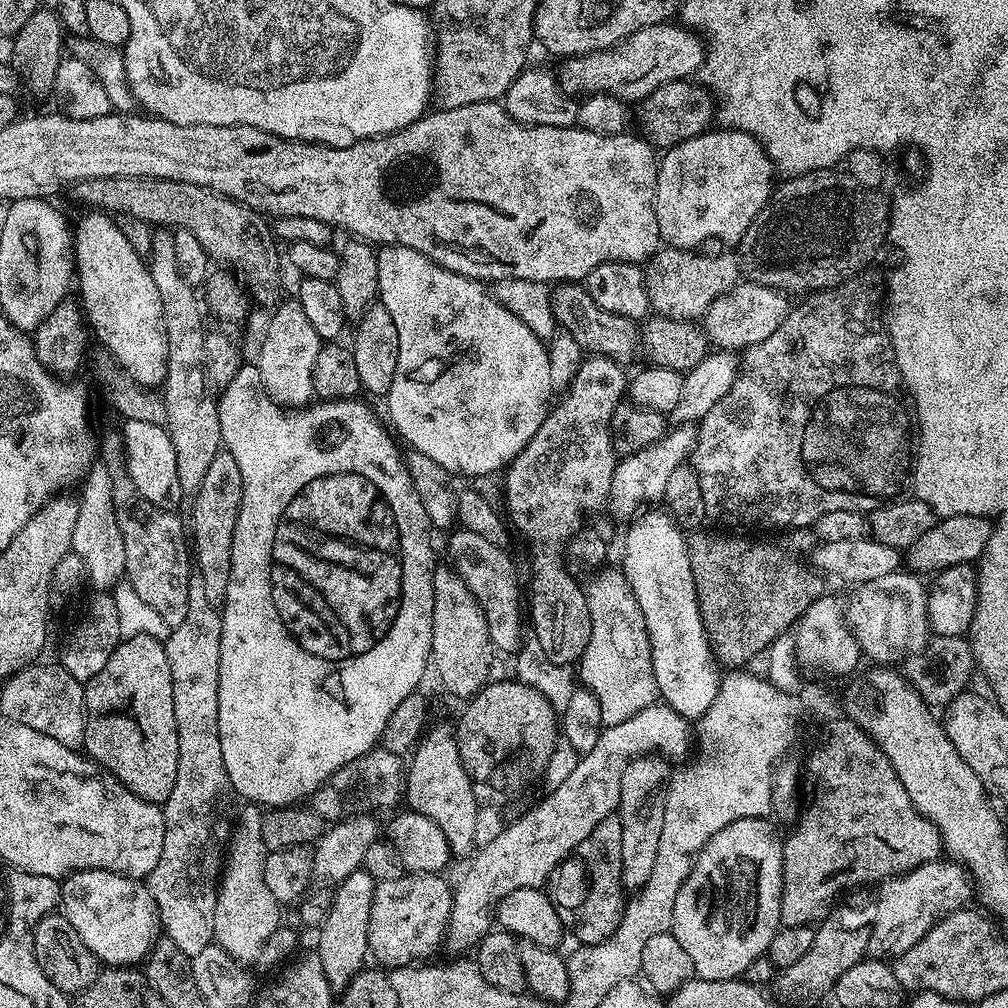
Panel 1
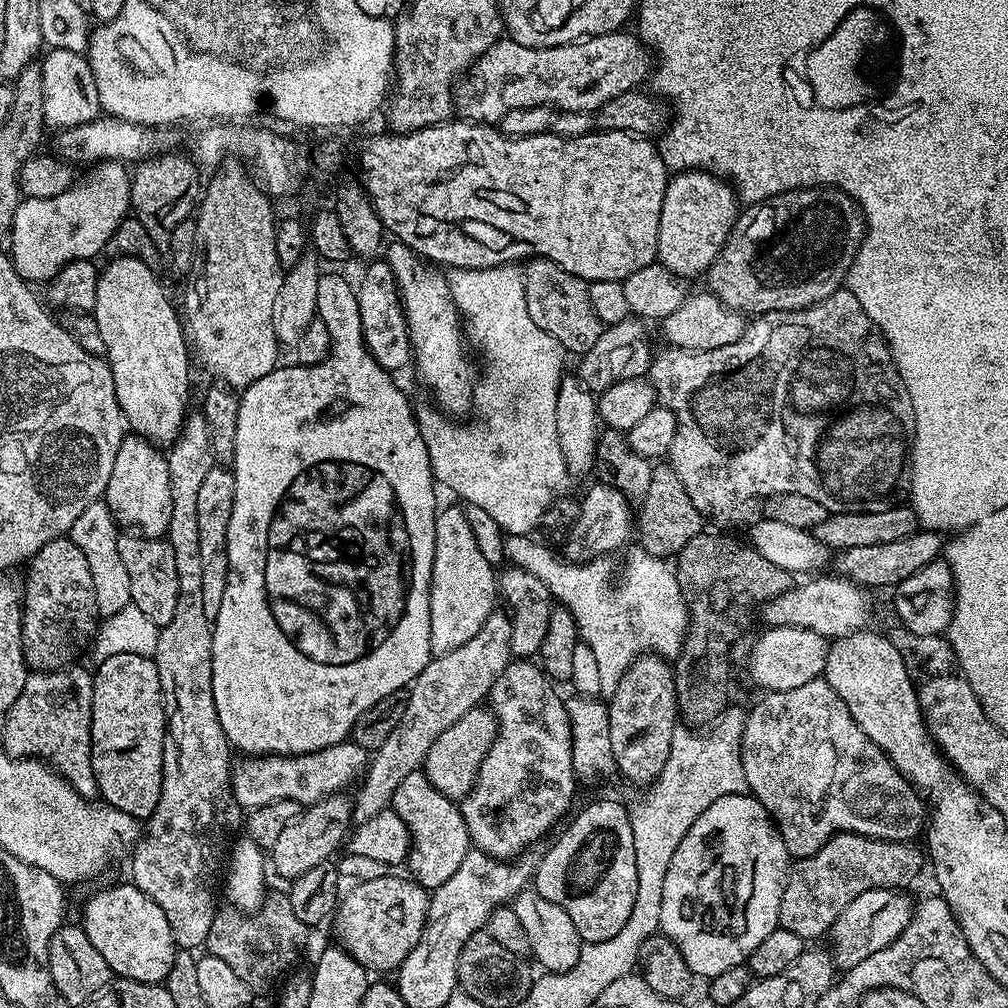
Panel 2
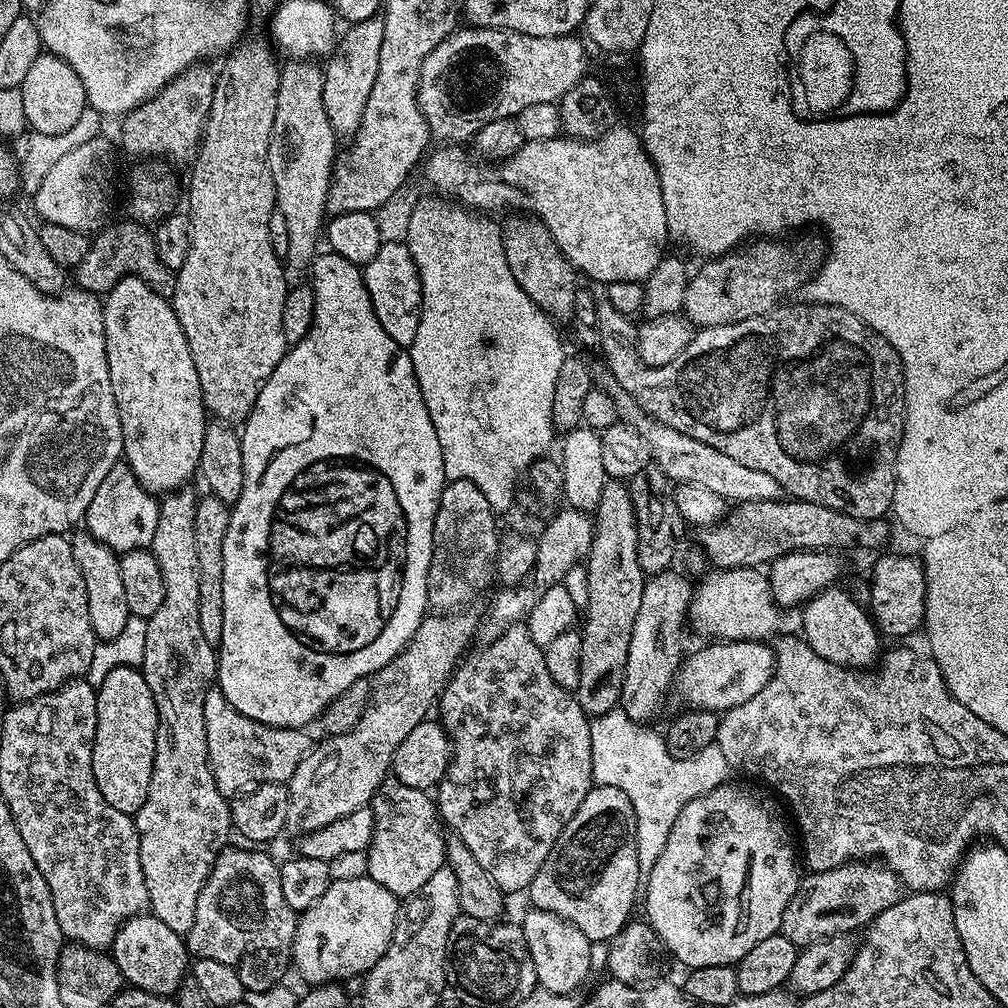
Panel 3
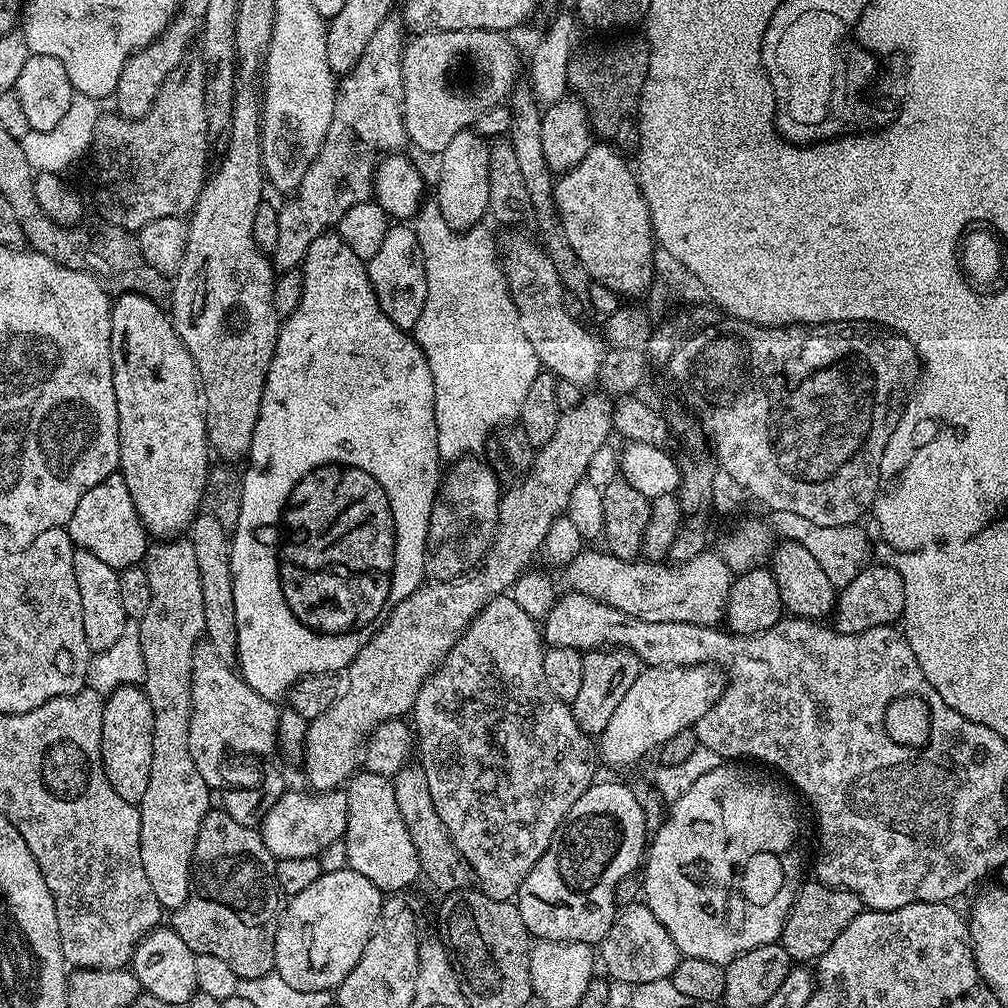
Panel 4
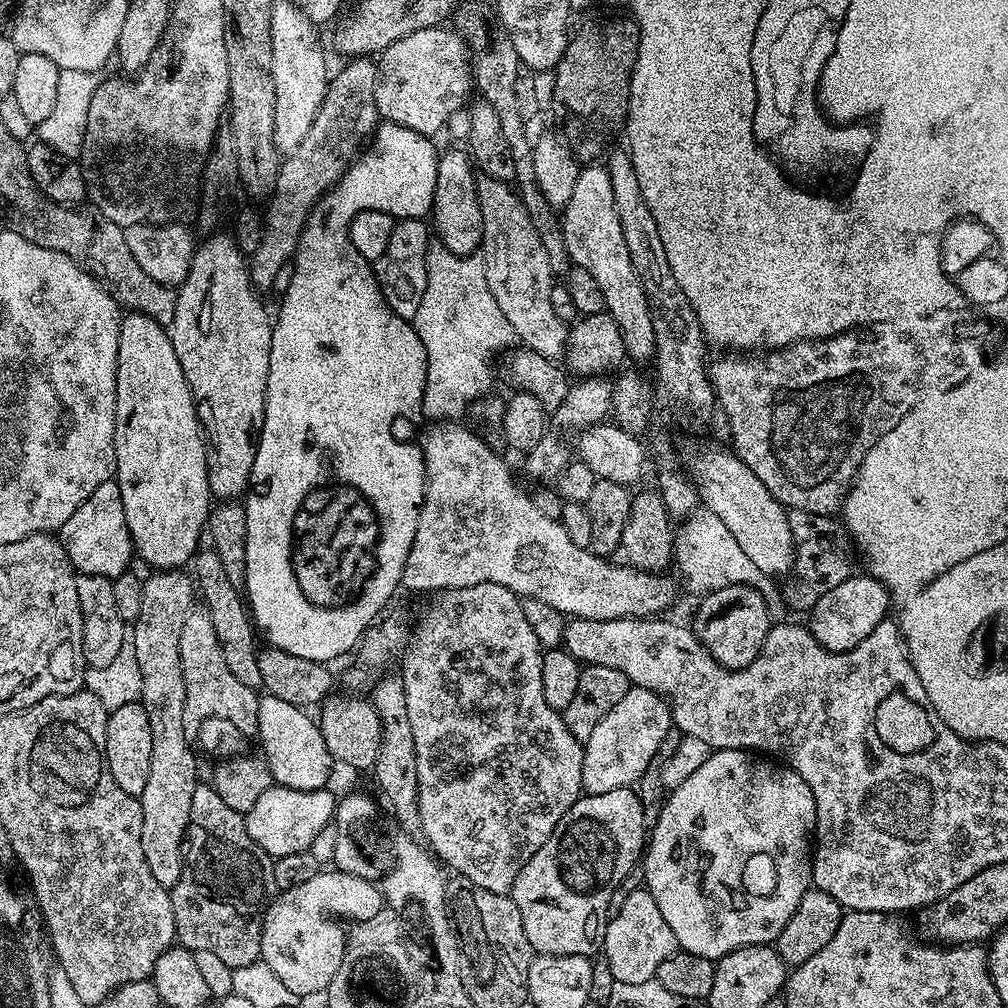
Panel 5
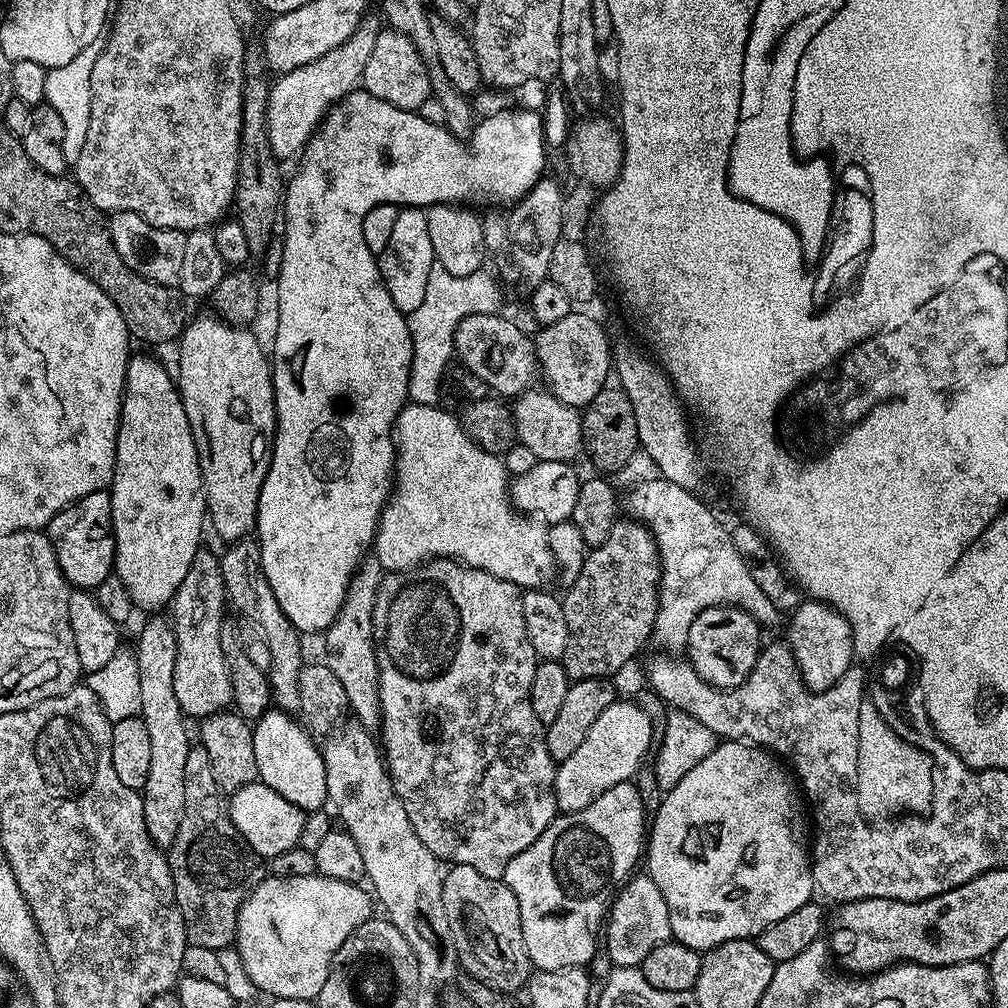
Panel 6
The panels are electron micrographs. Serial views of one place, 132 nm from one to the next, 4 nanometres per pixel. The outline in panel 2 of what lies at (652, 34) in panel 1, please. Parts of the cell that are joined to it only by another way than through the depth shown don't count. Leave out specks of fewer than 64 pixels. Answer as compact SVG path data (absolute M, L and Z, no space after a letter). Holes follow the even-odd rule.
M603 32L601 36L585 36L573 44L563 44L553 48L531 48L522 46L517 40L501 38L490 45L481 56L455 81L452 89L452 102L455 111L463 119L475 120L478 124L499 125L500 119L510 110L530 106L551 106L562 112L595 113L606 102L622 94L633 91L640 83L647 81L654 60L639 35L618 32Z

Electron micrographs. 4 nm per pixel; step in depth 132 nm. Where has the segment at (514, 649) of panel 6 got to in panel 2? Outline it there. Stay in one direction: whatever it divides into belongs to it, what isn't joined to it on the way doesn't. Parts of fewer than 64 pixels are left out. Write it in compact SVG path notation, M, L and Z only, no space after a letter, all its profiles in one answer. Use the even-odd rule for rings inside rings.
M516 658L509 662L506 666L506 670L494 682L494 686L490 693L490 701L492 700L492 704L490 703L490 710L496 715L498 721L496 737L490 746L490 750L486 754L486 758L482 762L482 766L478 770L476 785L472 787L468 796L459 801L459 805L460 813L466 822L466 830L470 834L472 844L475 845L475 847L481 848L486 855L492 856L495 860L511 860L519 857L521 854L527 853L529 849L531 849L528 848L531 844L538 843L560 819L563 821L565 817L573 811L572 799L576 796L576 783L578 783L578 777L574 770L574 762L572 761L572 722L568 718L568 709L565 701L563 699L560 701L559 694L556 693L552 687L554 687L553 681L549 679L539 663L533 662L528 658Z

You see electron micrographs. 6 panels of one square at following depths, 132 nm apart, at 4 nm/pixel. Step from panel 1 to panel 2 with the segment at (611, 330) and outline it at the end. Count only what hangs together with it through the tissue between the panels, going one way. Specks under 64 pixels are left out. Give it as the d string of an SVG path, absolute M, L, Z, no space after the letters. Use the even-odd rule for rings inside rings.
M533 256L523 265L524 293L526 294L526 310L530 310L530 318L542 326L546 334L558 338L565 353L582 354L598 342L605 325L601 324L598 314L590 307L588 281L562 270L560 264L550 262L541 256Z

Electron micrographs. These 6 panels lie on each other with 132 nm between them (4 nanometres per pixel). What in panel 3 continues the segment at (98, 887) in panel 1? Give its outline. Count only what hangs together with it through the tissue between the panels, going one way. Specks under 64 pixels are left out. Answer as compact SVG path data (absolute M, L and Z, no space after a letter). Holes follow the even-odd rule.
M151 914L131 916L118 930L110 955L131 987L153 992L156 996L171 997L179 992L190 968L190 953L186 947L185 937L170 930L166 922Z

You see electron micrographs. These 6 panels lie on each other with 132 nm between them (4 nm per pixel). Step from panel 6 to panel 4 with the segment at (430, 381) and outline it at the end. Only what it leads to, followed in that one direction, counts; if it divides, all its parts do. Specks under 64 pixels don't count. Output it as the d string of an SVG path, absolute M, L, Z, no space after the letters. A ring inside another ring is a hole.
M435 202L421 203L420 211L414 217L414 227L418 234L418 246L422 246L422 258L426 262L426 306L422 306L422 314L418 314L418 322L414 329L414 339L417 346L426 354L426 362L430 362L430 374L434 378L434 418L438 426L440 459L444 462L460 462L469 454L479 453L476 451L484 443L489 443L493 433L503 429L503 424L506 424L505 426L511 425L519 417L522 404L526 402L526 396L530 394L530 388L534 386L534 380L538 378L542 365L538 354L534 354L534 346L530 346L530 338L526 338L526 330L522 330L518 306L514 306L514 298L508 289L508 279L504 277L502 252L498 247L498 240L495 240L484 229L484 226L463 230L453 228L448 219L442 214L439 205Z

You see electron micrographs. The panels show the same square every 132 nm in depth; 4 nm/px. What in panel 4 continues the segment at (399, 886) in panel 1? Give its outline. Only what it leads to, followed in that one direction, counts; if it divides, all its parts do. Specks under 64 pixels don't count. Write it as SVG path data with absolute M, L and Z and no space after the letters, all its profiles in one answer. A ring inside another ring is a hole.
M352 868L321 872L318 882L283 905L276 924L274 972L295 990L339 988L346 974L358 966L358 958L362 958L362 950L366 950L368 939L380 920L385 899L385 893L370 878L362 878Z

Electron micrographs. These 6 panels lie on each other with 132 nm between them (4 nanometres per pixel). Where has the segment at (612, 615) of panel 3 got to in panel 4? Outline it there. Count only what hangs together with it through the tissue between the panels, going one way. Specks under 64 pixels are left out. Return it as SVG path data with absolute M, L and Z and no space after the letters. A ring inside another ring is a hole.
M605 646L599 650L583 653L582 686L578 689L578 698L570 702L574 722L589 738L599 738L610 723L614 710L622 703L633 684L634 678L642 671L642 662L629 648Z

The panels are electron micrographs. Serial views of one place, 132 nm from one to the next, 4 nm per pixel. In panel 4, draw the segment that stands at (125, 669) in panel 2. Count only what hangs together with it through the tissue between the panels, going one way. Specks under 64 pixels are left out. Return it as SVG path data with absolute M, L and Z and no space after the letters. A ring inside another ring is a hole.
M127 684L108 695L102 710L100 753L104 773L118 798L126 798L126 802L139 805L142 794L146 794L153 742L154 710L150 710L150 698L146 698L143 687Z

